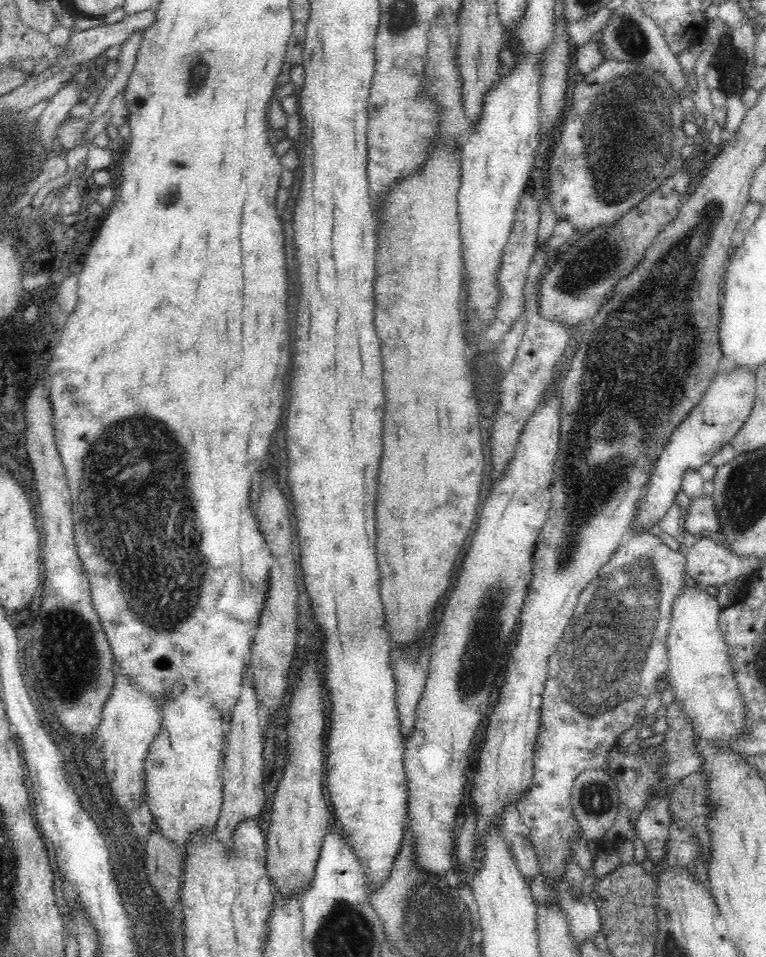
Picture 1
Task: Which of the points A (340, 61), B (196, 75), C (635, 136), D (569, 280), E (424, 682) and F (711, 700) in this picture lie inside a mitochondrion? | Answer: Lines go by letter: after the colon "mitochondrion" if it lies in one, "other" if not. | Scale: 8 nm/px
A: other
B: mitochondrion
C: mitochondrion
D: mitochondrion
E: other
F: other

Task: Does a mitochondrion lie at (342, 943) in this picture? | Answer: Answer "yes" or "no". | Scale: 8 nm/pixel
yes

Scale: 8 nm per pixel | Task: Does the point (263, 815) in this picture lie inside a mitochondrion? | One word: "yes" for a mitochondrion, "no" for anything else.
no

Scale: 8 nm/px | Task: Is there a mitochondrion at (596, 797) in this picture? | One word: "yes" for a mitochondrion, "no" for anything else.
yes

